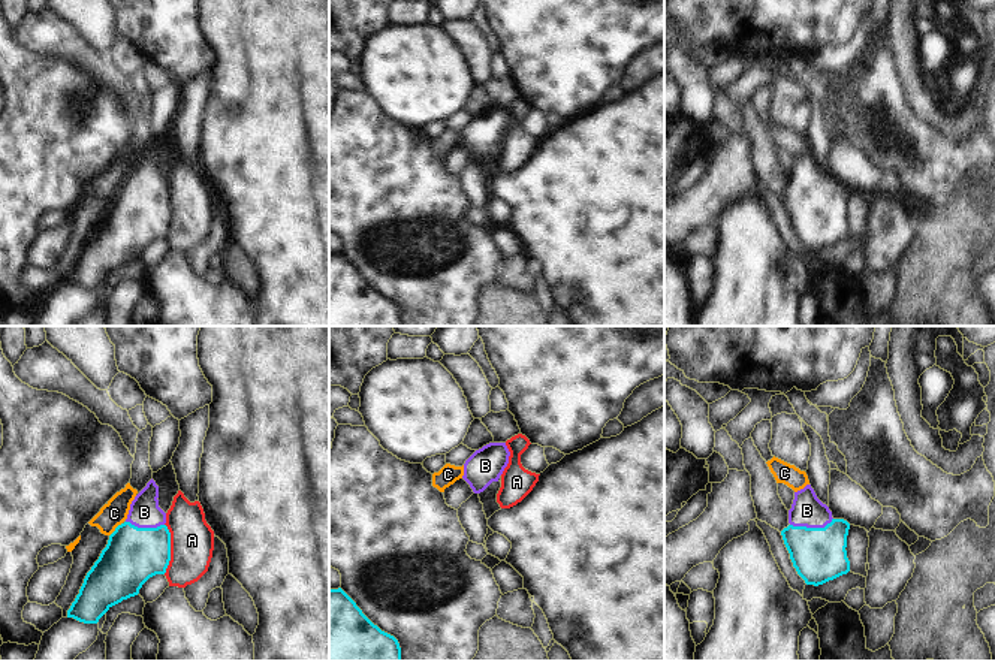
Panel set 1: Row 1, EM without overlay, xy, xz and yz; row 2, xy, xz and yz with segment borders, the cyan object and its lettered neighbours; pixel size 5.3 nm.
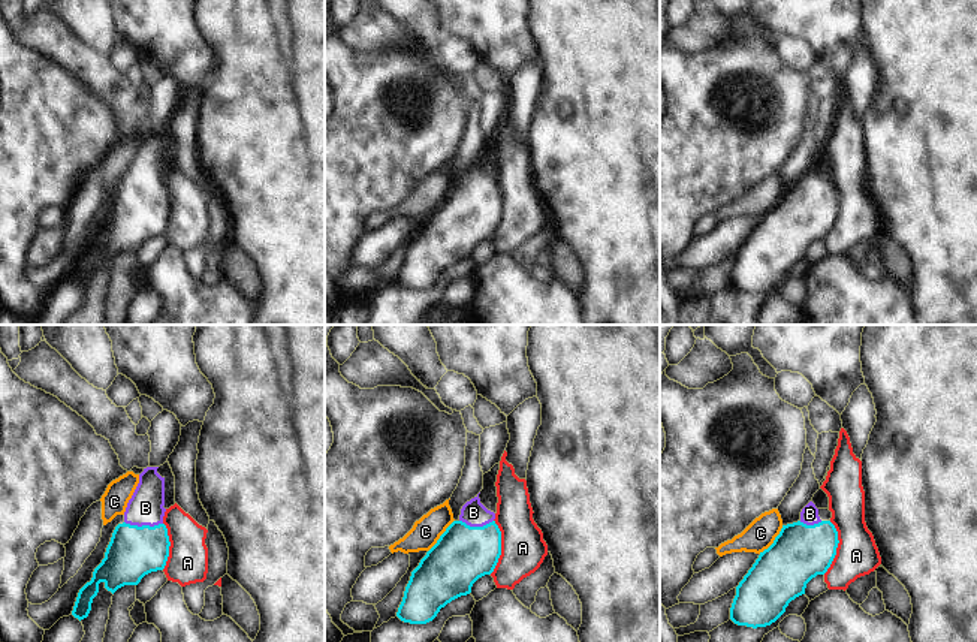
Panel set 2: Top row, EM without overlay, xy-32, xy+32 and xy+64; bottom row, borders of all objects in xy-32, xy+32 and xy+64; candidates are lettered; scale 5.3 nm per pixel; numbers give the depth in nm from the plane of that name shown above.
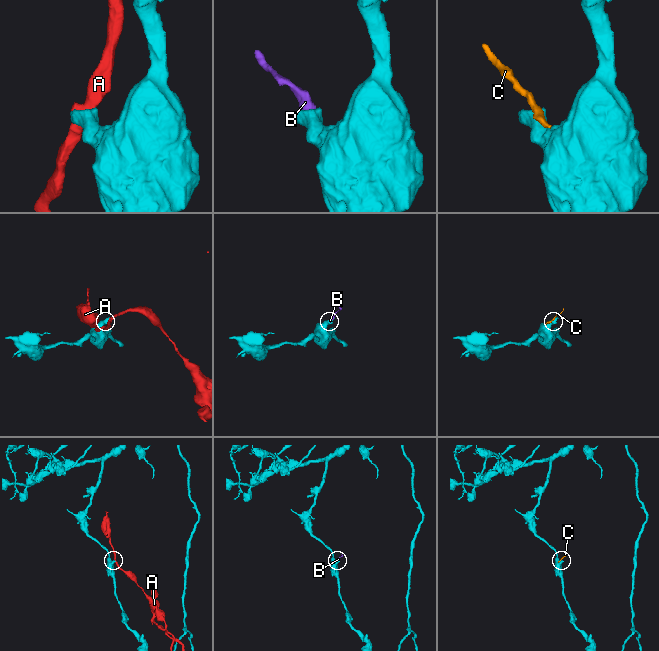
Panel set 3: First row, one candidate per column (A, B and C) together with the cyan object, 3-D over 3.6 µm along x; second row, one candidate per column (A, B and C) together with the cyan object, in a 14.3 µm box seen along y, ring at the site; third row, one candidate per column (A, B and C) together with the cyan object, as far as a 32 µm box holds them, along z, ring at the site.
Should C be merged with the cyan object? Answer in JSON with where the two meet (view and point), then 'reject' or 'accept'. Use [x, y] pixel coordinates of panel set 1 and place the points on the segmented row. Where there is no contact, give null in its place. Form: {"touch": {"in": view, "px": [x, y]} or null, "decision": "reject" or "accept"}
{"touch": {"in": "xy", "px": [115, 530]}, "decision": "reject"}

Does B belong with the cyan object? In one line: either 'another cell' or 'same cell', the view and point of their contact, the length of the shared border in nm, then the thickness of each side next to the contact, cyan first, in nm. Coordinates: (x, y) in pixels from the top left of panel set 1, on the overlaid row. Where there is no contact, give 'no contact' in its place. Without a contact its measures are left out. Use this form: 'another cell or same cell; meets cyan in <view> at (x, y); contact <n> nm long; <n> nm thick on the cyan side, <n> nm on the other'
same cell; meets cyan in yz at (811, 528); contact 240 nm long; 300 nm thick on the cyan side, 180 nm on the other

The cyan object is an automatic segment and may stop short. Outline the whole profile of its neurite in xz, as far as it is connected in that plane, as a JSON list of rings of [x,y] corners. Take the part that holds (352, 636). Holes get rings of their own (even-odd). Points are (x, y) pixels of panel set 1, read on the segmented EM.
[[[329,589],[329,661],[401,661],[398,640],[374,625],[341,589]]]

